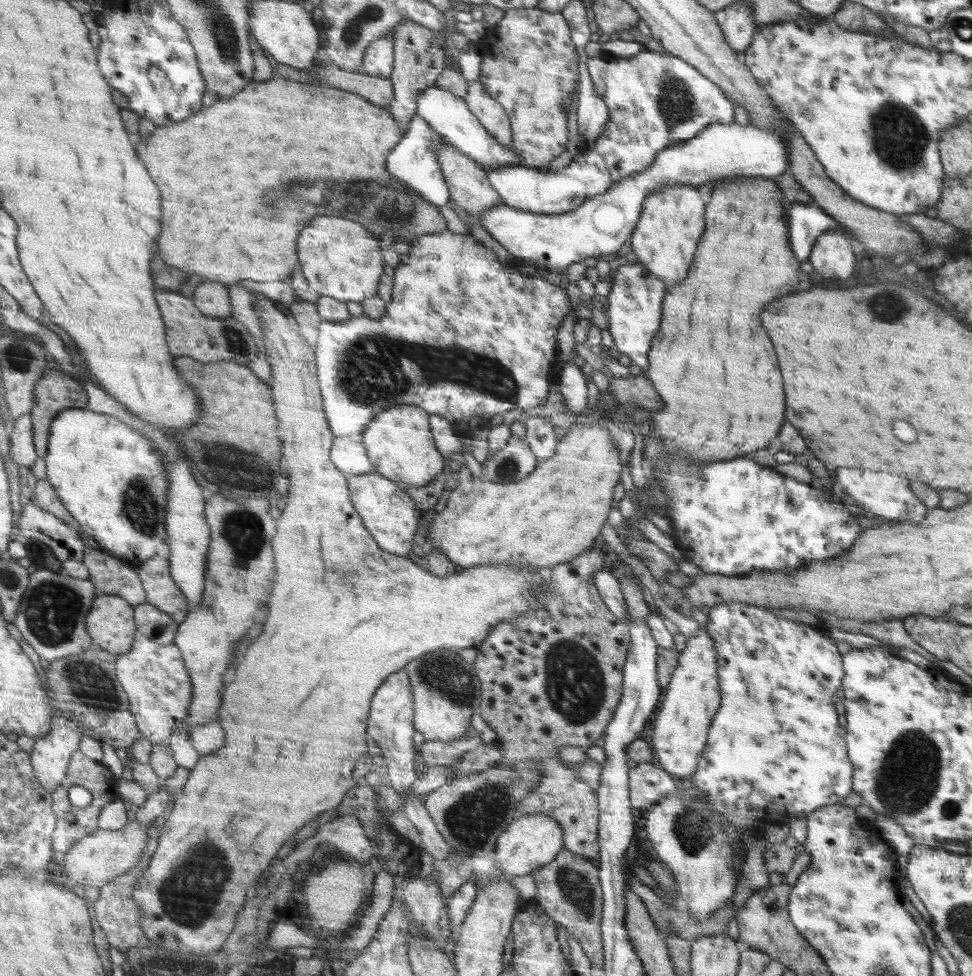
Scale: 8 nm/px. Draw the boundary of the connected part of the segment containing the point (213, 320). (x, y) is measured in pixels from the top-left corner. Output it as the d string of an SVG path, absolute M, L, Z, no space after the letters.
M160 290L157 297L168 325L167 338L174 356L190 356L204 363L235 360L240 365L246 365L258 356L256 339L236 317L220 318L207 315L198 308L194 299L186 298L179 291Z

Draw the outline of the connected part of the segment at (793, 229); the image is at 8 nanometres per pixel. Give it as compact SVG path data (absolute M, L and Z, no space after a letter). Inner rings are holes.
M814 202L794 203L790 212L790 242L794 242L794 254L800 262L809 260L810 253L821 234L845 232L844 226L826 211L822 211Z

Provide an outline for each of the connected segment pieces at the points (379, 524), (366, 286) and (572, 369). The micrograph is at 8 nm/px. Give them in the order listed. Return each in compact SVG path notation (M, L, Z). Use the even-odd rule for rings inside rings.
M380 473L360 474L349 477L349 491L352 495L353 505L358 515L364 520L378 547L386 553L406 557L414 548L410 540L414 540L414 532L418 526L414 500L406 492L402 492L394 481L382 476Z
M338 216L314 218L302 238L298 238L298 258L311 291L337 298L342 302L362 302L378 294L378 284L384 276L384 260L376 236L361 223Z
M572 362L565 364L560 376L558 376L557 383L560 387L562 398L566 402L564 408L571 415L579 415L587 408L587 378L581 368Z

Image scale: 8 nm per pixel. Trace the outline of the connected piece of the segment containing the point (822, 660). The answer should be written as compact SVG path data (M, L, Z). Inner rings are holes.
M729 601L711 607L707 616L708 623L704 629L709 632L715 642L717 665L720 667L721 708L718 709L713 718L713 724L710 725L708 745L701 753L697 772L688 778L685 784L700 794L700 798L703 798L706 805L710 805L710 809L714 809L726 819L724 824L726 834L730 837L736 835L738 839L746 839L750 833L760 841L766 827L789 822L805 813L812 813L822 806L844 802L846 796L852 792L852 763L846 756L846 734L844 734L844 728L840 728L838 714L832 704L832 696L836 694L840 684L844 684L845 670L842 670L842 654L838 652L836 639L832 635L822 634L818 632L818 628L804 625L800 621L778 617L769 612L766 607Z

